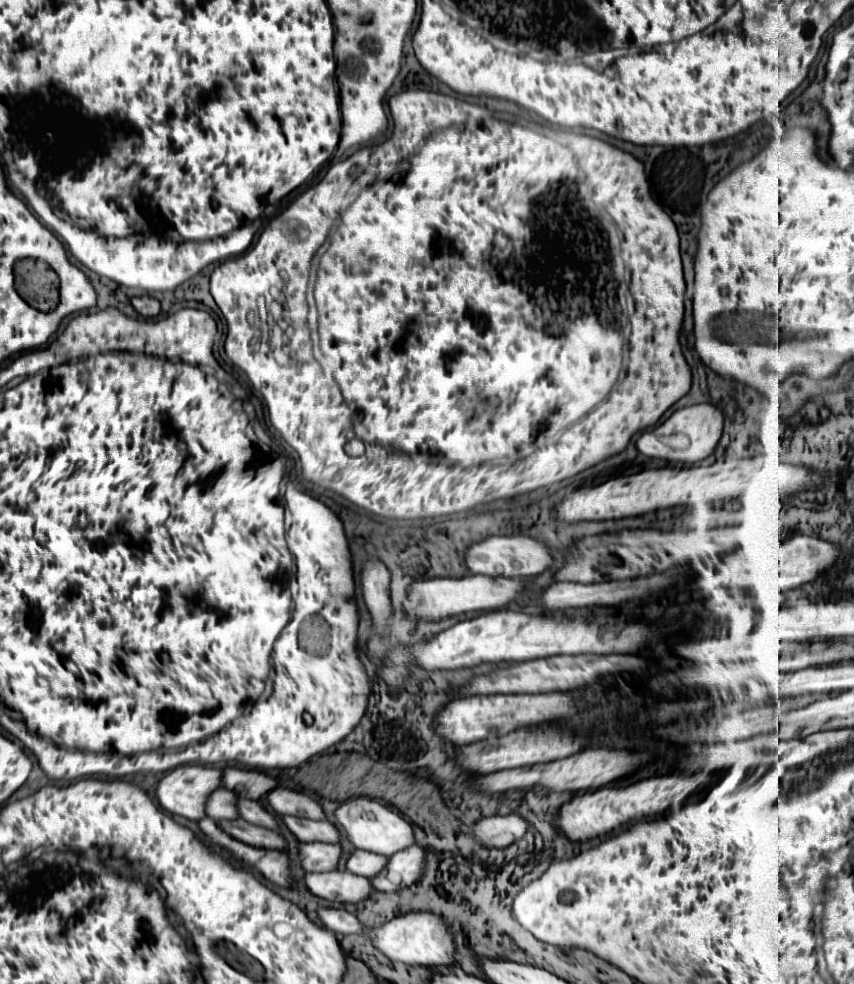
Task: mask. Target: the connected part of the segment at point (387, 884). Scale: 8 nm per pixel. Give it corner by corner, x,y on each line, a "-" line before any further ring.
412,845
390,855
388,865
378,875
370,877
370,883
378,891
394,893
400,887
418,881
422,877
422,871
424,871
424,849

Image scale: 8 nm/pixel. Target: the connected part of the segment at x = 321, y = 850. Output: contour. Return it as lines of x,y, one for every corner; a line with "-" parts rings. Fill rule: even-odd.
298,843
298,861
304,871
334,871
342,849
332,843

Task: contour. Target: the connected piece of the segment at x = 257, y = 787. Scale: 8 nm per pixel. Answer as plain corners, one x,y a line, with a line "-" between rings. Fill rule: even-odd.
224,767
222,769
222,785
234,791
238,797
246,799
262,799
268,791
276,787
276,781
262,771
240,769
240,767

